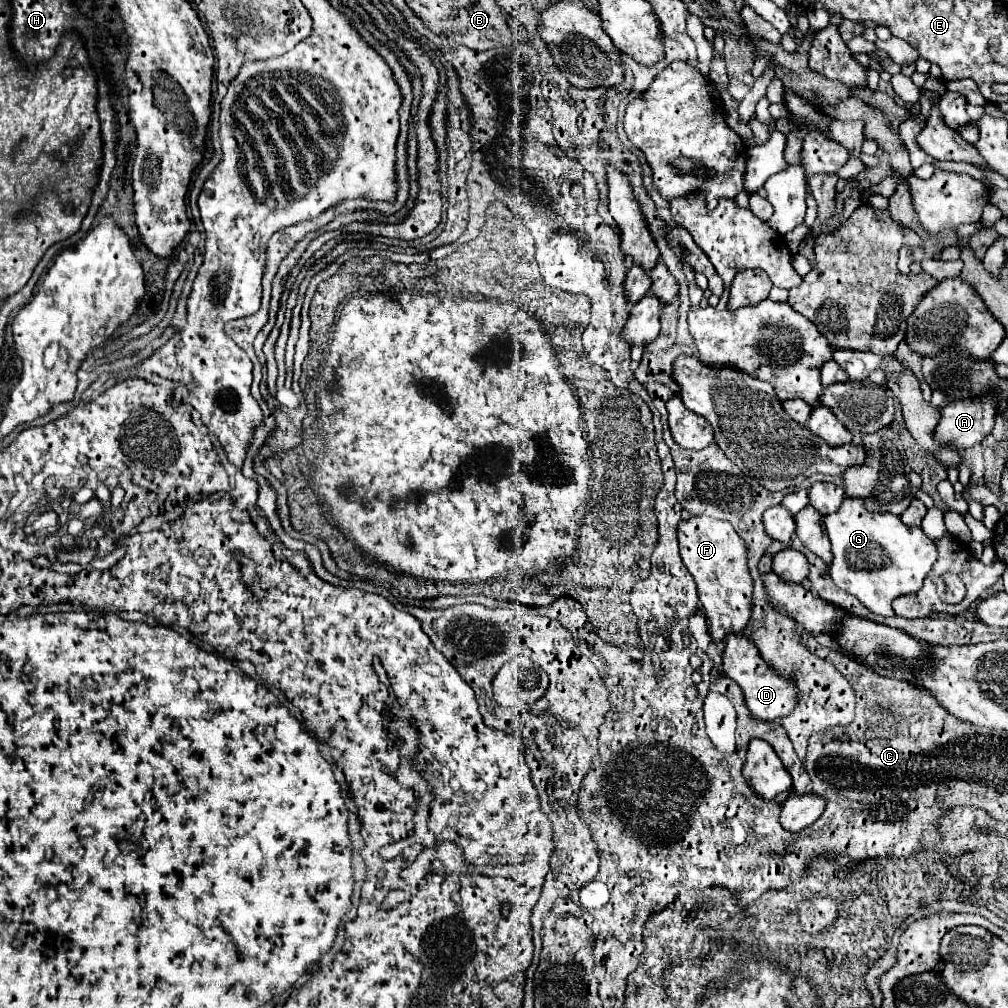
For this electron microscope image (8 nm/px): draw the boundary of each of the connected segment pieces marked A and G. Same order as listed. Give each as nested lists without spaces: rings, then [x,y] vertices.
[[[958,399],[942,407],[940,423],[934,431],[936,443],[954,443],[958,449],[972,447],[980,443],[994,429],[994,415],[998,407],[994,407],[994,399]]]
[[[844,499],[836,513],[824,517],[824,525],[834,553],[832,581],[878,615],[894,615],[892,601],[918,591],[938,557],[936,545],[920,527],[906,527],[892,513],[868,513],[862,499]]]

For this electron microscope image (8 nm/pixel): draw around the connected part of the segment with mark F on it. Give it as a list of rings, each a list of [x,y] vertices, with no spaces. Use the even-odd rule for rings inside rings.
[[[690,517],[678,525],[678,541],[680,555],[698,585],[698,597],[704,607],[704,615],[708,619],[708,633],[714,641],[724,641],[732,633],[740,633],[750,619],[750,597],[752,597],[752,577],[748,573],[746,563],[746,543],[734,531],[728,521],[712,519],[712,517]]]

